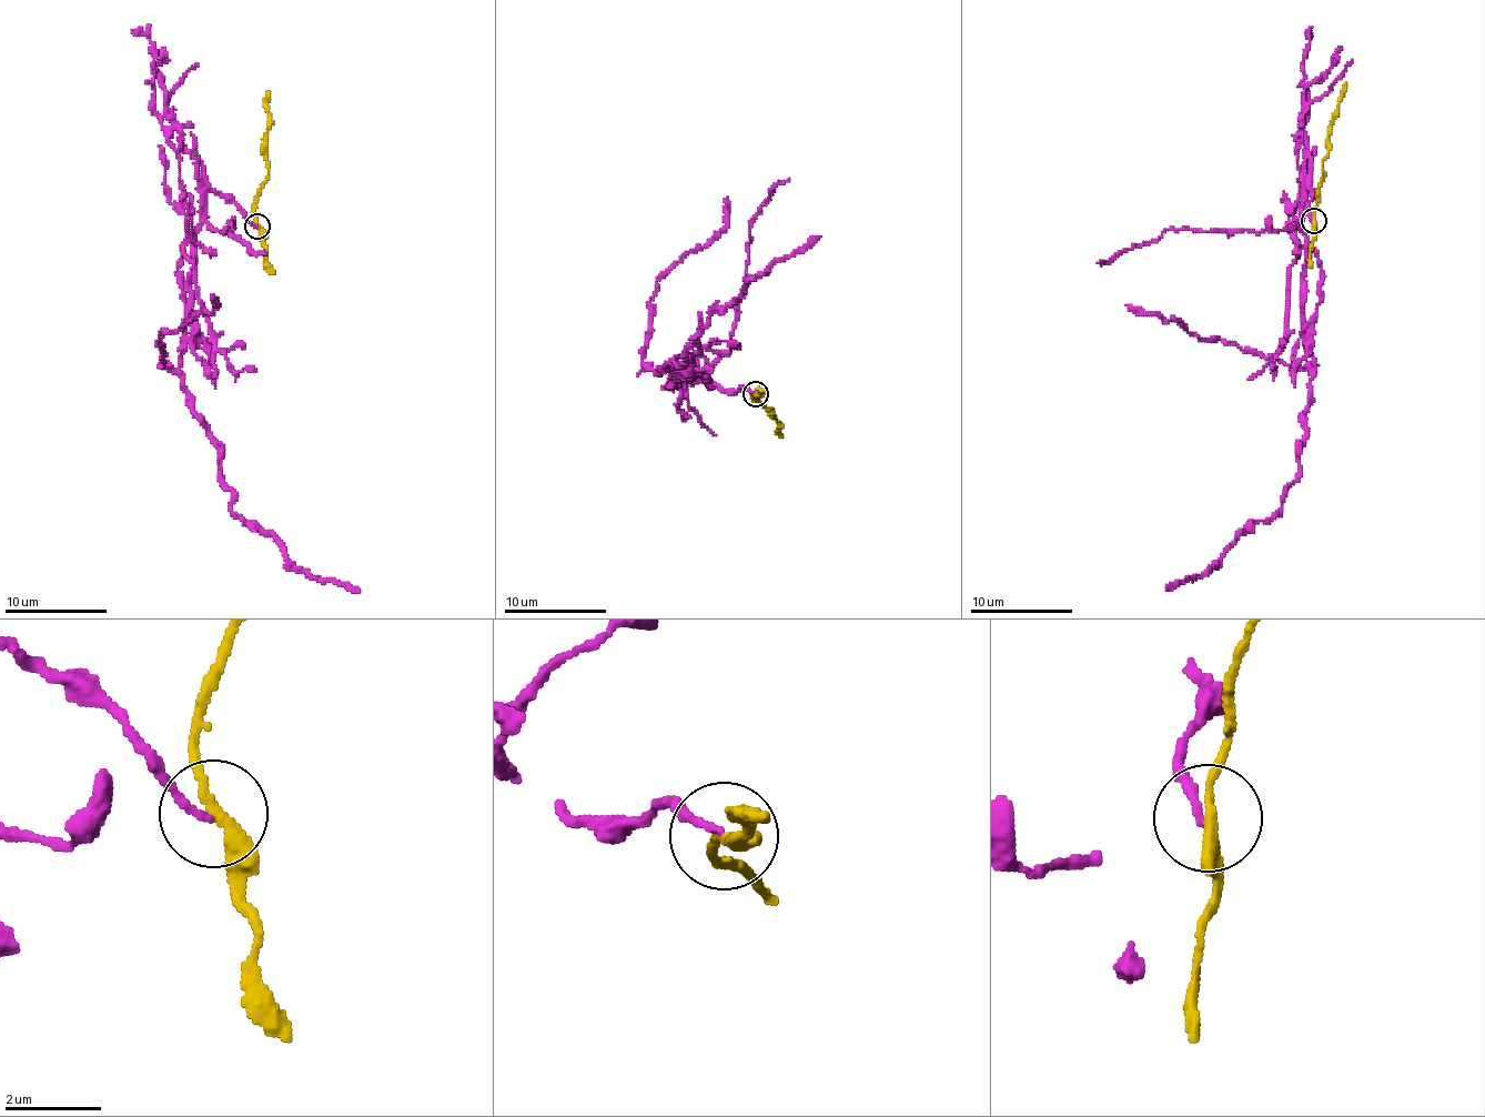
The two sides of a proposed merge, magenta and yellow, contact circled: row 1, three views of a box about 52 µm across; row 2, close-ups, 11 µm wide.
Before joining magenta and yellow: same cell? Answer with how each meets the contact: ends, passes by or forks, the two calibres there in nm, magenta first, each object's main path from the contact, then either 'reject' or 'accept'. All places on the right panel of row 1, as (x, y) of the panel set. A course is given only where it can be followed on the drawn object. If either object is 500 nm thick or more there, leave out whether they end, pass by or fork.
magenta ends there; yellow passes by; 140 nm thick on the magenta side, 240 nm on the other; magenta runs (1311, 220), (1307, 189), (1299, 229), (1313, 376), (1299, 476), (1281, 509), (1251, 522), (1214, 565), (1165, 590); yellow runs (1314, 220), (1323, 160), (1327, 154), (1327, 129), (1345, 82); reject

